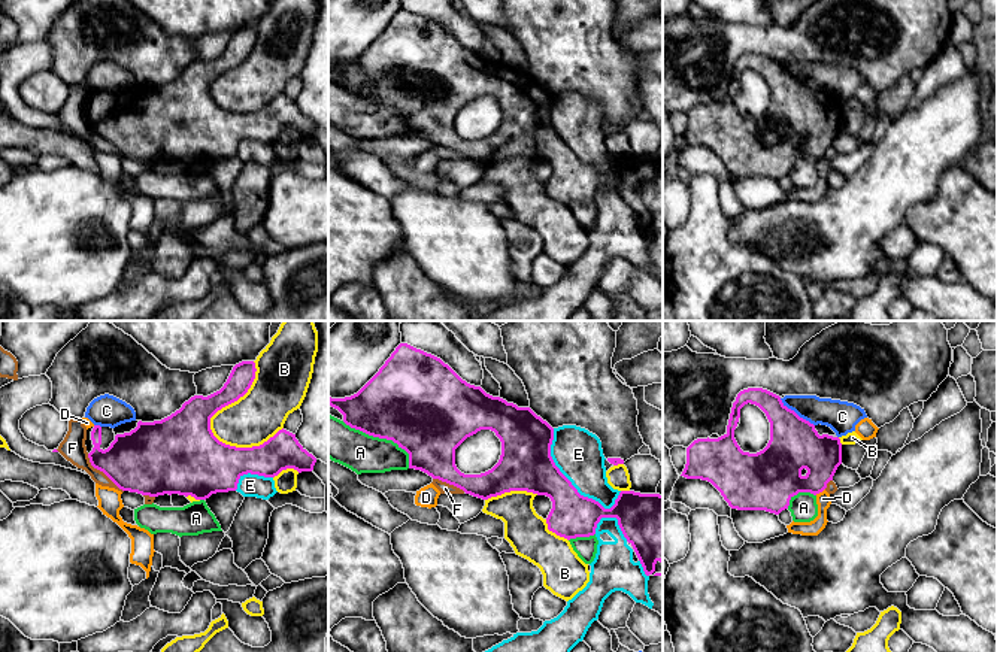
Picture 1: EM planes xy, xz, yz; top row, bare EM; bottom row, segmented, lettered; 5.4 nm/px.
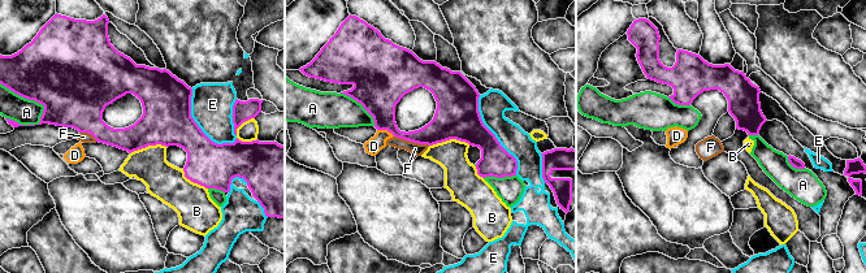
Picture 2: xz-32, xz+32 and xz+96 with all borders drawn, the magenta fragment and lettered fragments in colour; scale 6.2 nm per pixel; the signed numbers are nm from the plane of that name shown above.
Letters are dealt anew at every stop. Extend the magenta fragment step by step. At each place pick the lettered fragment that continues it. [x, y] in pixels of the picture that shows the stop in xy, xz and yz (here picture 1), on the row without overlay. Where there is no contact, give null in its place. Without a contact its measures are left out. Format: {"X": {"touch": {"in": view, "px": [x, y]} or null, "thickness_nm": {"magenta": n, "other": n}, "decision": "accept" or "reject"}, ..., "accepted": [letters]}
{"A": {"touch": {"in": "xz", "px": [382, 103]}, "thickness_nm": {"magenta": 480, "other": 200}, "decision": "reject"}, "B": {"touch": {"in": "xy", "px": [224, 72]}, "thickness_nm": {"magenta": 260, "other": 280}, "decision": "reject"}, "C": {"touch": {"in": "yz", "px": [796, 79]}, "thickness_nm": {"magenta": 280, "other": 170}, "decision": "reject"}, "D": {"touch": {"in": "yz", "px": [820, 157]}, "thickness_nm": {"magenta": 280, "other": 80}, "decision": "reject"}, "E": {"touch": {"in": "xz", "px": [564, 142]}, "thickness_nm": {"magenta": 280, "other": 260}, "decision": "reject"}, "F": {"touch": {"in": "xy", "px": [102, 136]}, "thickness_nm": {"magenta": 360, "other": 140}, "decision": "reject"}, "accepted": []}

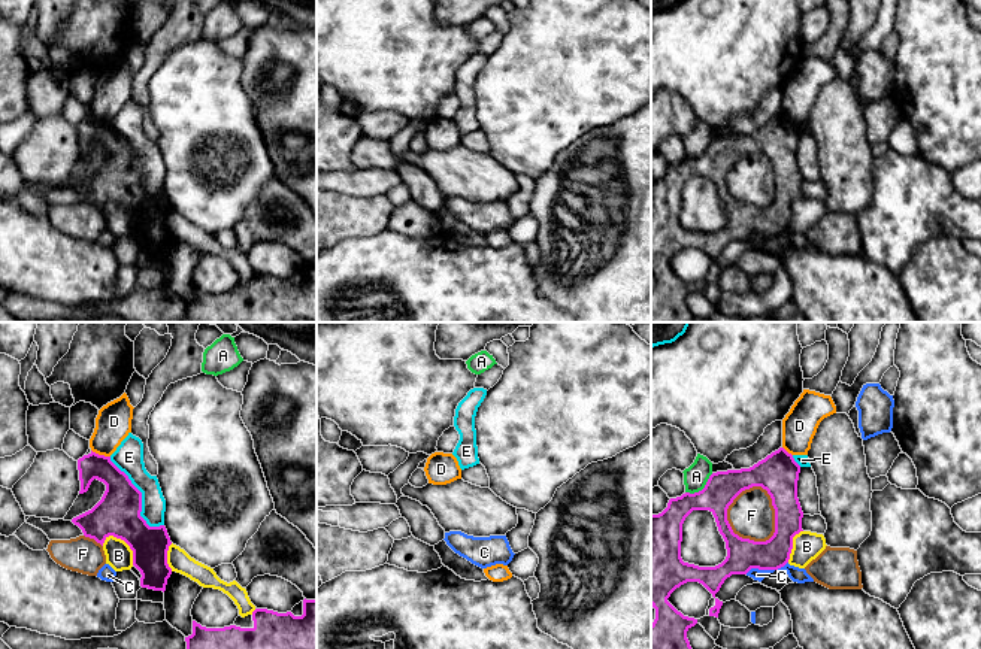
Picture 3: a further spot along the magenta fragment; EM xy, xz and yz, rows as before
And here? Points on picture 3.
{"A": {"touch": {"in": "yz", "px": [702, 155]}, "thickness_nm": {"magenta": 180, "other": 130}, "decision": "reject"}, "B": {"touch": {"in": "xy", "px": [127, 209]}, "thickness_nm": {"magenta": 240, "other": 140}, "decision": "reject"}, "C": {"touch": {"in": "yz", "px": [759, 234]}, "thickness_nm": {"magenta": 180, "other": 60}, "decision": "reject"}, "D": {"touch": {"in": "xy", "px": [100, 121]}, "thickness_nm": {"magenta": 180, "other": 190}, "decision": "reject"}, "E": {"touch": {"in": "xy", "px": [141, 164]}, "thickness_nm": {"magenta": 240, "other": 160}, "decision": "reject"}, "F": {"touch": {"in": "yz", "px": [775, 185]}, "thickness_nm": {"magenta": 220, "other": 260}, "decision": "reject"}, "accepted": []}

